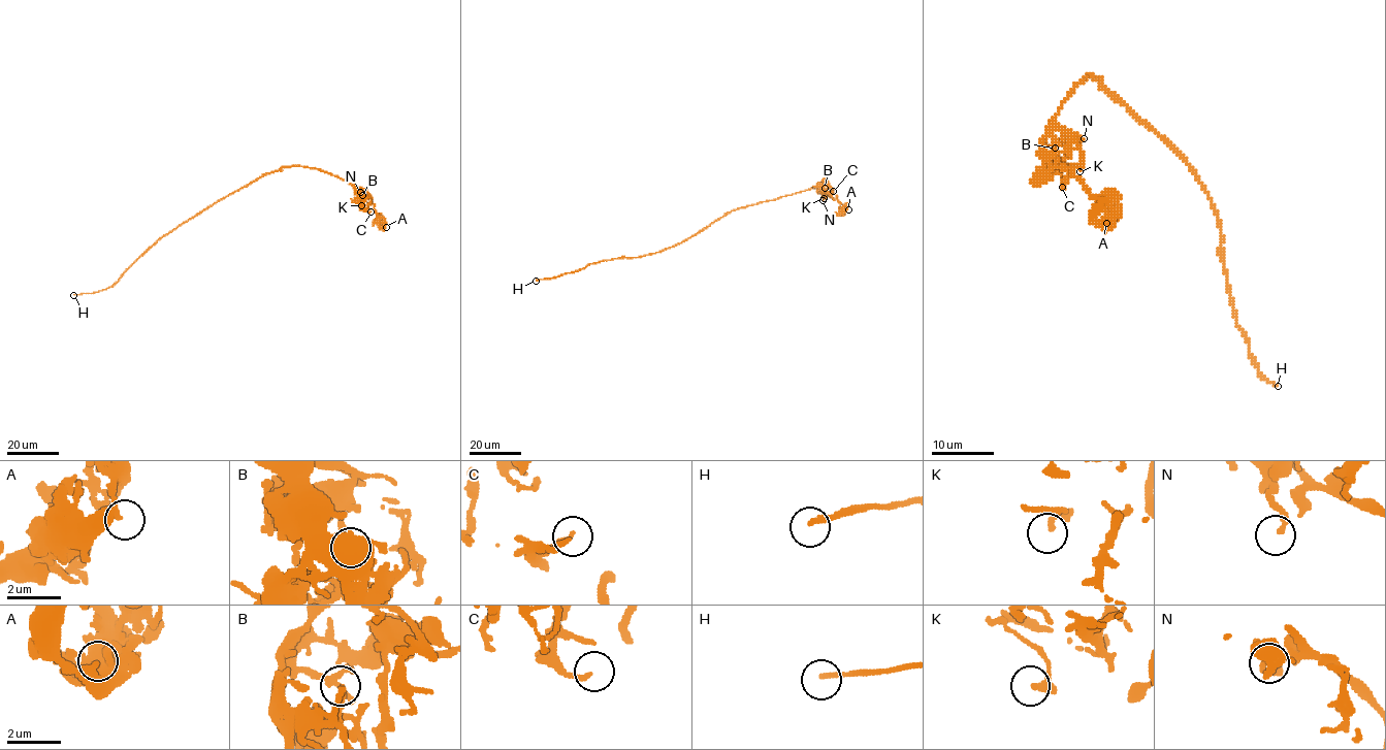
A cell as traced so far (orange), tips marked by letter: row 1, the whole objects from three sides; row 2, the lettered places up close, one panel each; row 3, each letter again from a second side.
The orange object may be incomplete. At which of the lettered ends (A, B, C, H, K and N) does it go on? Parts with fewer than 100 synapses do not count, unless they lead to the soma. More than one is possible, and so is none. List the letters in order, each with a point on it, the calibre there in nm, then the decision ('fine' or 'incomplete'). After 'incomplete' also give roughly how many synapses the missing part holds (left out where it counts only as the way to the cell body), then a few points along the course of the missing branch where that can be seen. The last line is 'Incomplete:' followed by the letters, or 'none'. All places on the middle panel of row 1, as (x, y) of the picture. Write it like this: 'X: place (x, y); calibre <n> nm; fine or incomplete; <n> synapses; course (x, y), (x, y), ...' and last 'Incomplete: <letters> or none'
A: place (848, 209); calibre 240 nm; fine
B: place (825, 188); calibre 190 nm; fine
C: place (833, 191); calibre 170 nm; fine
H: place (536, 281); calibre 190 nm; incomplete; course (536, 281), (516, 283), (509, 275)
K: place (824, 198); calibre 180 nm; fine
N: place (823, 200); calibre 140 nm; fine
Incomplete: H

